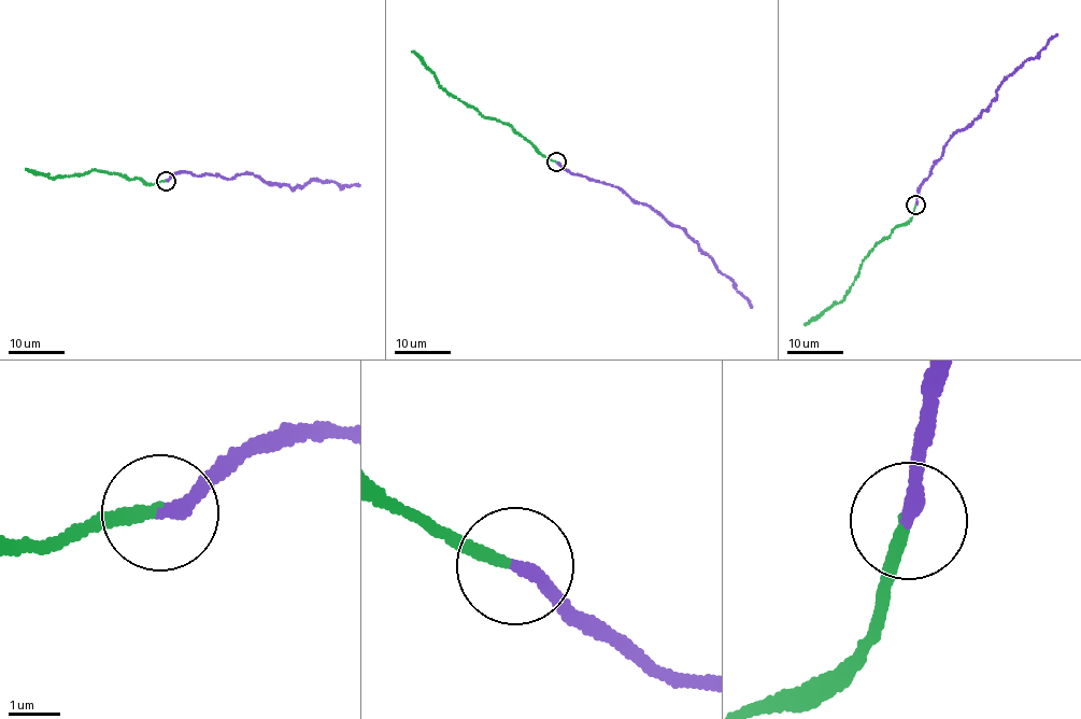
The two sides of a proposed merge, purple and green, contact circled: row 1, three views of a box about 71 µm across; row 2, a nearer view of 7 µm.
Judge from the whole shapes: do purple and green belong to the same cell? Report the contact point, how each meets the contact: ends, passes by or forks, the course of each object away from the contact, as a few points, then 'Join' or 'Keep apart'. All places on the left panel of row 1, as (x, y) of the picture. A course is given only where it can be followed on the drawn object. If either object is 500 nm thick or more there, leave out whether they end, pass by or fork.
Place: (166, 181). At the ring purple ends. At the ring green ends. Course of purple: (165, 181), (184, 172), (232, 179), (246, 174), (293, 187), (313, 181), (332, 181), (341, 187), (359, 185). Course of green: (165, 181), (146, 183), (96, 170), (53, 178), (25, 168). Join

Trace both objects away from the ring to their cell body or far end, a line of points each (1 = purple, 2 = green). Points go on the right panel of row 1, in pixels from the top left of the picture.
1: (915, 206), (919, 188), (951, 138), (985, 109), (1008, 75), (1034, 58), (1057, 33)
2: (915, 206), (909, 221), (877, 242), (859, 267), (844, 298), (804, 324)

